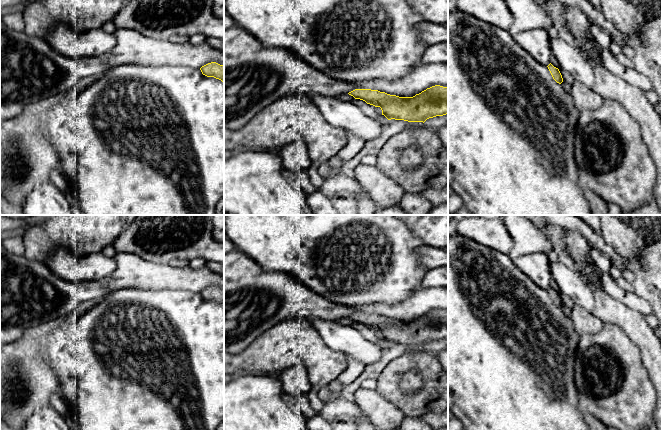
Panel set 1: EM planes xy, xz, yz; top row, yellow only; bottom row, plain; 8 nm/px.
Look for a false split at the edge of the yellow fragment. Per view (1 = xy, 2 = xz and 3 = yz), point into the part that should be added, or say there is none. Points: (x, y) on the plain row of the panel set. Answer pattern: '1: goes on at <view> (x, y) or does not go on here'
1: does not go on here
2: does not go on here
3: does not go on here

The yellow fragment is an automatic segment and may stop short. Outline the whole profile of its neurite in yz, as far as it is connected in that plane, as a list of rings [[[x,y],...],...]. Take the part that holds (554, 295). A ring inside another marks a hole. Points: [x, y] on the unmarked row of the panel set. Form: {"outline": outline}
{"outline": [[[551,287],[547,291],[548,291],[553,303],[557,307],[561,308],[563,306],[563,302],[562,302],[562,299],[561,299],[559,293],[554,291]]]}

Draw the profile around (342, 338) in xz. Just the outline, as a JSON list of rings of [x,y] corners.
[[[314,317],[308,320],[318,331],[323,341],[334,351],[343,353],[347,358],[355,358],[366,365],[380,359],[383,346],[378,342],[373,343],[366,340],[352,326],[339,324],[337,320]]]

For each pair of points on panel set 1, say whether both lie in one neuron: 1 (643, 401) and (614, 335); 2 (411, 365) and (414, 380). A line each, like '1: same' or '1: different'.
1: same
2: different

